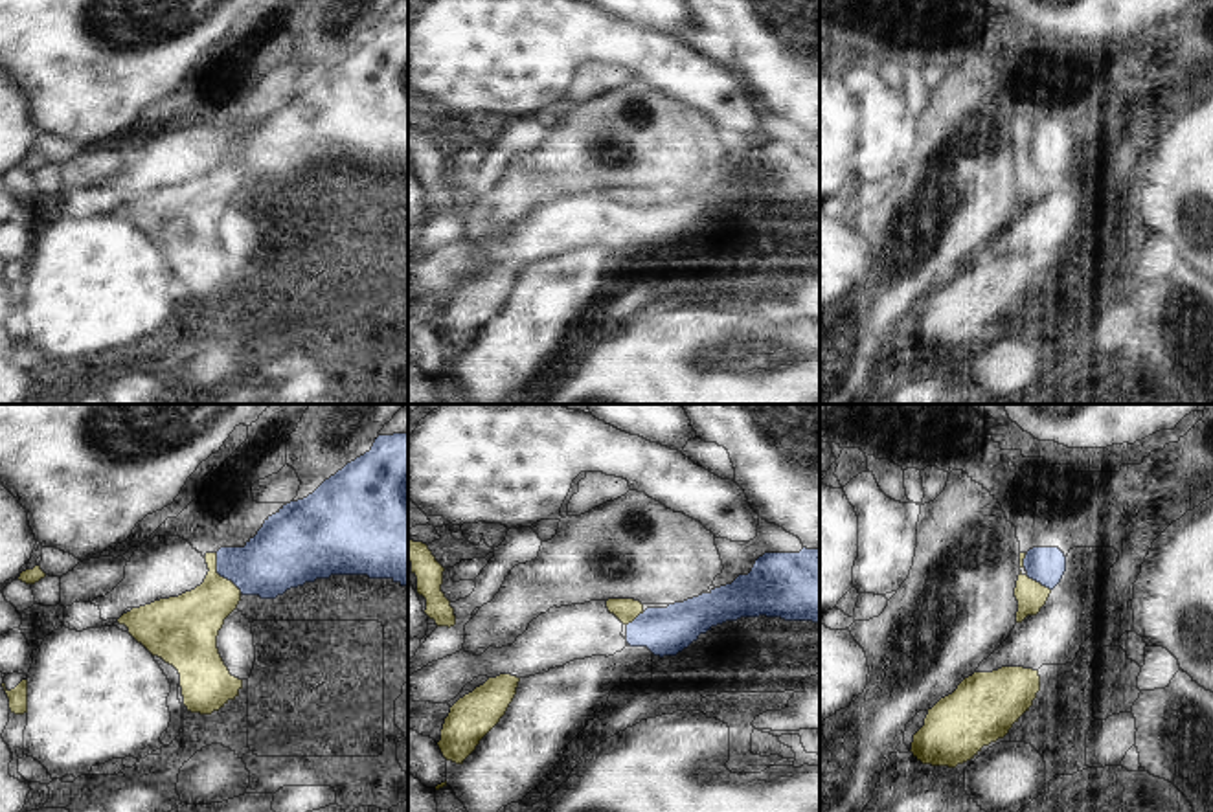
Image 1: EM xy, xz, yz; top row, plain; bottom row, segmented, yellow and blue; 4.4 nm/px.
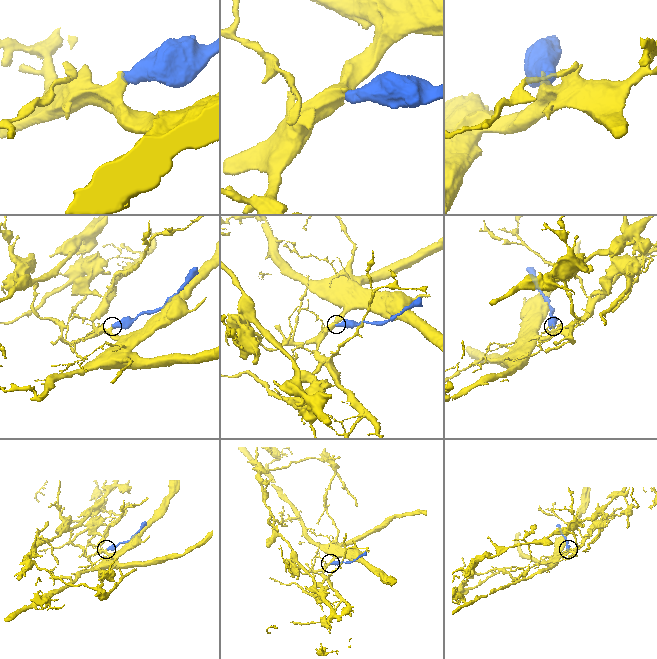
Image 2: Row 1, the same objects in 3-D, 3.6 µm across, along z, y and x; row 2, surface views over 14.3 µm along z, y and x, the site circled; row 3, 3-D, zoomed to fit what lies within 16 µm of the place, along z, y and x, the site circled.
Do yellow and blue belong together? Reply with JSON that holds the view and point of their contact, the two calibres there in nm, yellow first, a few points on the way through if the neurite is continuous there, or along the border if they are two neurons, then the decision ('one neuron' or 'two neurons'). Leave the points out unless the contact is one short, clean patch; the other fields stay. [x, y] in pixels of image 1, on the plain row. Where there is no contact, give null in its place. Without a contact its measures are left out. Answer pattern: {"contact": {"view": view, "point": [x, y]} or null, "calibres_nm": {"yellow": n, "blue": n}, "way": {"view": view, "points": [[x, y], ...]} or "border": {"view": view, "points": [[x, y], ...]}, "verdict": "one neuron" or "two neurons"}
{"contact": {"view": "xy", "point": [219, 164]}, "calibres_nm": {"yellow": 260, "blue": 280}, "border": {"view": "xy", "points": [[215, 142], [215, 158], [241, 180]]}, "verdict": "two neurons"}

